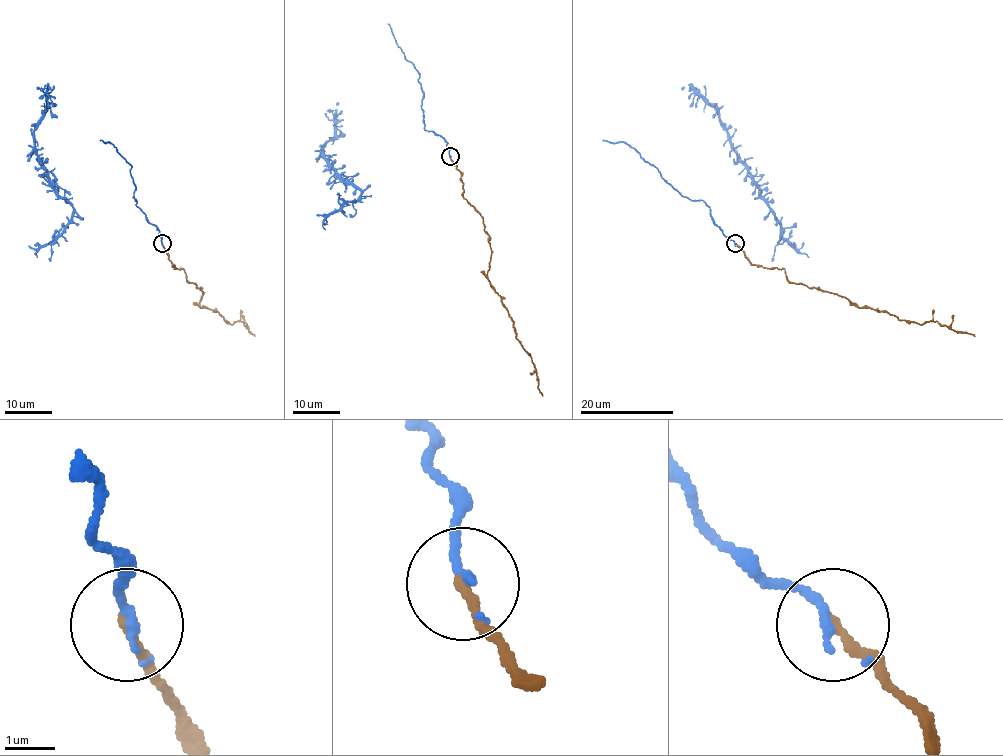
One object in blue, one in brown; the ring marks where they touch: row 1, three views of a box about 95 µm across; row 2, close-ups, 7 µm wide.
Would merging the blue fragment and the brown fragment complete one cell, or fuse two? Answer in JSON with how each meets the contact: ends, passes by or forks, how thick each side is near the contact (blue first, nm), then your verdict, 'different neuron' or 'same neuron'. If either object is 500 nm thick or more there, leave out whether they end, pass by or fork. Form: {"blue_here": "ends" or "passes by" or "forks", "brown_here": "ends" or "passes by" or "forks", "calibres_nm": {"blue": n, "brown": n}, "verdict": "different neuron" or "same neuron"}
{"blue_here": "passes by", "brown_here": "ends", "calibres_nm": {"blue": 140, "brown": 220}, "verdict": "same neuron"}

